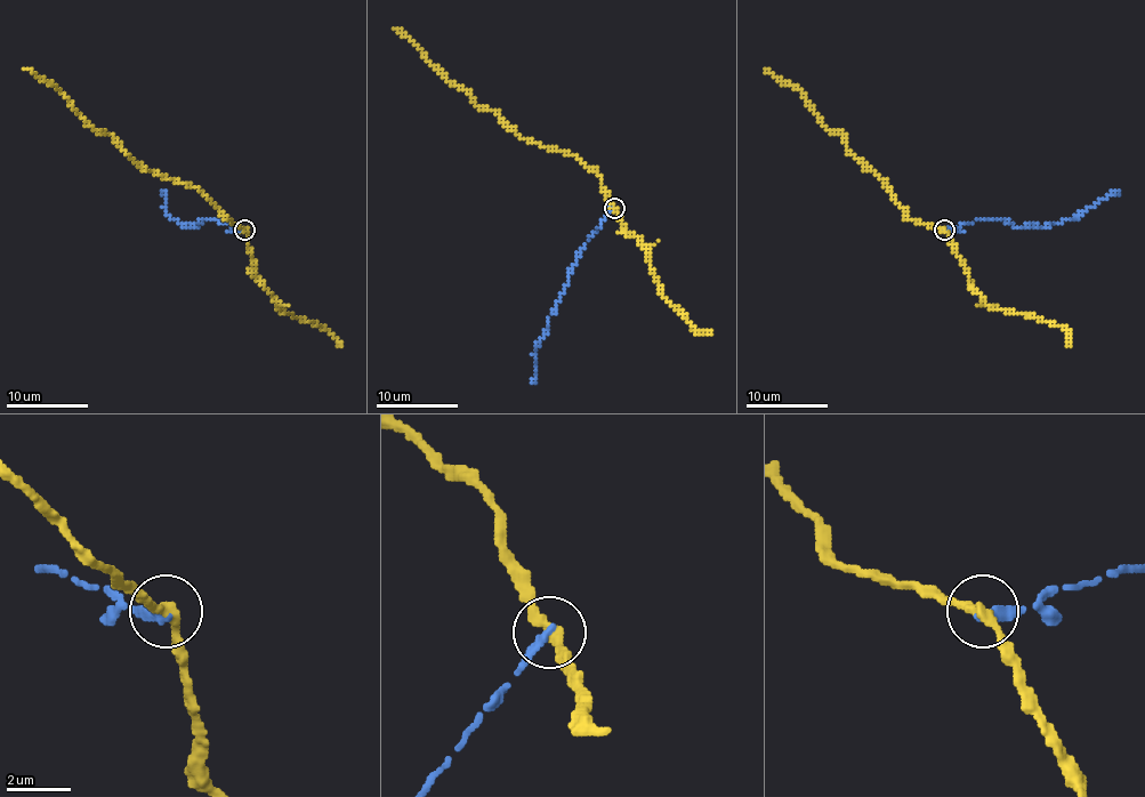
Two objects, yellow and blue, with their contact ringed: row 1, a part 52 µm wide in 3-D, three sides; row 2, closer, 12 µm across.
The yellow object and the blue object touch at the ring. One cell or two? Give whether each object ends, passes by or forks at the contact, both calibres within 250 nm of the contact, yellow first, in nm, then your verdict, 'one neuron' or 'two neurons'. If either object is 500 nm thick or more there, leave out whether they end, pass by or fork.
yellow passes by; blue ends there; 320 nm thick on the yellow side, 340 nm on the other; two neurons

